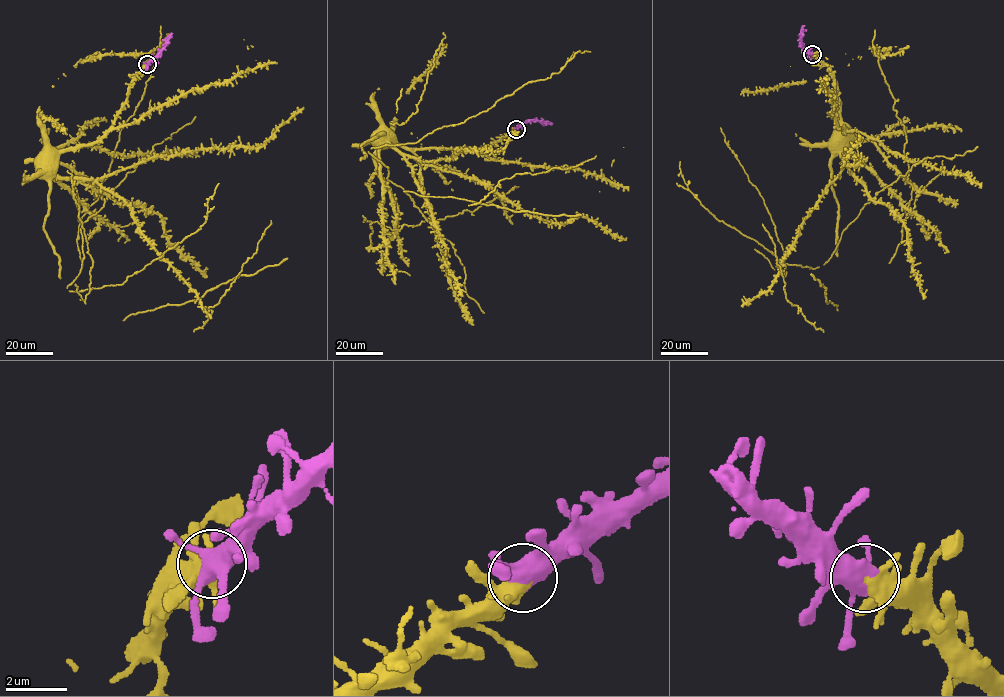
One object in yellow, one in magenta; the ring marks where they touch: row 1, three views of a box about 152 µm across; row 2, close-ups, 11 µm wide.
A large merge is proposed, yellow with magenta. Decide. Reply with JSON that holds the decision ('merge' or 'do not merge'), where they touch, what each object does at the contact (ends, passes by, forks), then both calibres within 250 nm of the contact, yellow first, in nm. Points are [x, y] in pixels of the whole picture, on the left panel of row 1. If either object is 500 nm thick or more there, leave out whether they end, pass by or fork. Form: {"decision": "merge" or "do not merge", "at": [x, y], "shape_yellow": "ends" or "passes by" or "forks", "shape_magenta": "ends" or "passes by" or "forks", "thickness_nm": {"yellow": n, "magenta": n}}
{"decision": "merge", "at": [147, 64], "shape_yellow": "forks", "shape_magenta": "forks", "thickness_nm": {"yellow": 360, "magenta": 440}}

